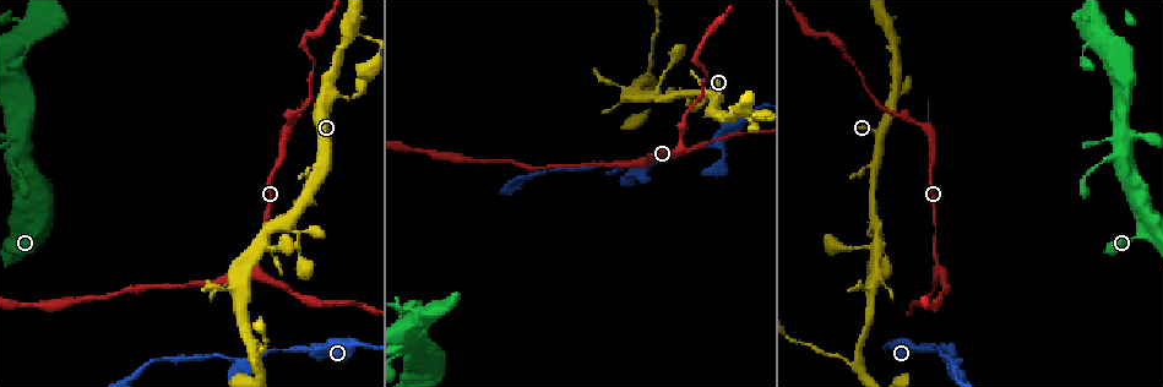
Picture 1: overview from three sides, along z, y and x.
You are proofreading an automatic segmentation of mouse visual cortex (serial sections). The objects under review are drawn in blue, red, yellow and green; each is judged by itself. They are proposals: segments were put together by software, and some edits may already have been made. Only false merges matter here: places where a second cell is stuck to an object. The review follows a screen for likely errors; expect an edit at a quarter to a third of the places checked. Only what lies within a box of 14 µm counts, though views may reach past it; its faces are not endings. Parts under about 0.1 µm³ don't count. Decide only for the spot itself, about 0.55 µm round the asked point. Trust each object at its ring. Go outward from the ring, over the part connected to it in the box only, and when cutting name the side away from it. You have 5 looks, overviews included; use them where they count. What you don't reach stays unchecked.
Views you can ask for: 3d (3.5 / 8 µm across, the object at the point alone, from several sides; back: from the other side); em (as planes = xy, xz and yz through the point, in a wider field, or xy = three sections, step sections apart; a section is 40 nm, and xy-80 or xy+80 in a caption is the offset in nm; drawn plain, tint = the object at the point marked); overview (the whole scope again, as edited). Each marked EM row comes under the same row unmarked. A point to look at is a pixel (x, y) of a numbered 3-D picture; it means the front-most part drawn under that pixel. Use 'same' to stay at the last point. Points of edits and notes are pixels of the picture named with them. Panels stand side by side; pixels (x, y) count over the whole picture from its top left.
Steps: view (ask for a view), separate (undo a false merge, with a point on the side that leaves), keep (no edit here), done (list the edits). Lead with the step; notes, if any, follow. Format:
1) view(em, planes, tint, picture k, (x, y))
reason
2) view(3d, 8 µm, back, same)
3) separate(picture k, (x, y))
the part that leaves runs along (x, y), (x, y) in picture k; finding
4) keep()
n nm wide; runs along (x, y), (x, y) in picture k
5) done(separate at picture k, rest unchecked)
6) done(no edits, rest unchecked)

view(3d, 3.5 µm, picture 1, (649, 158))
three-way junction

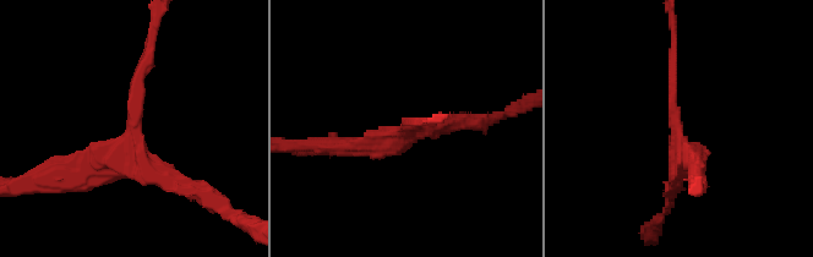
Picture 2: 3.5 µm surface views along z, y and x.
view(em, xy, step 3, tint, picture 2, (134, 135))
3 arms; arms of 150, 200, 250 nm

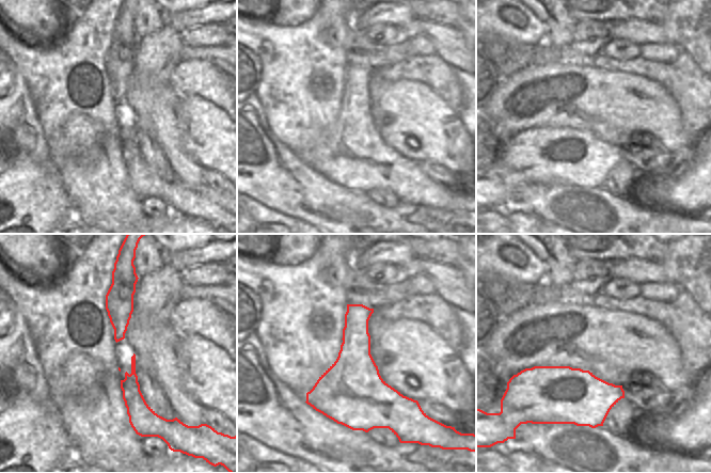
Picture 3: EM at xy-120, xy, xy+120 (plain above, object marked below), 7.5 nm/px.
keep()
runs along (151, 55), (132, 145), (72, 175) in picture 2; one cell here

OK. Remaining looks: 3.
view(3d, 8 µm, picture 1, (946, 361))
sudden change in width

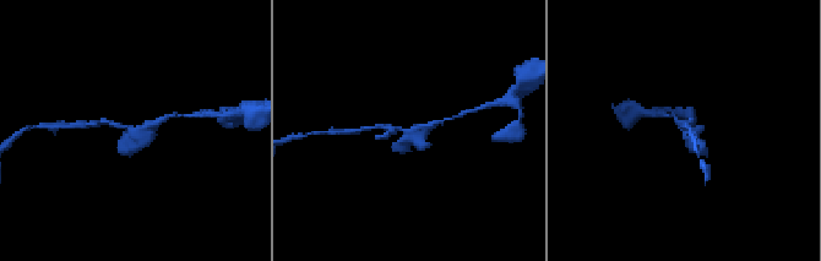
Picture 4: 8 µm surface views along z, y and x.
view(em, xy, step 5, tint, picture 4, (138, 131))
need the tissue

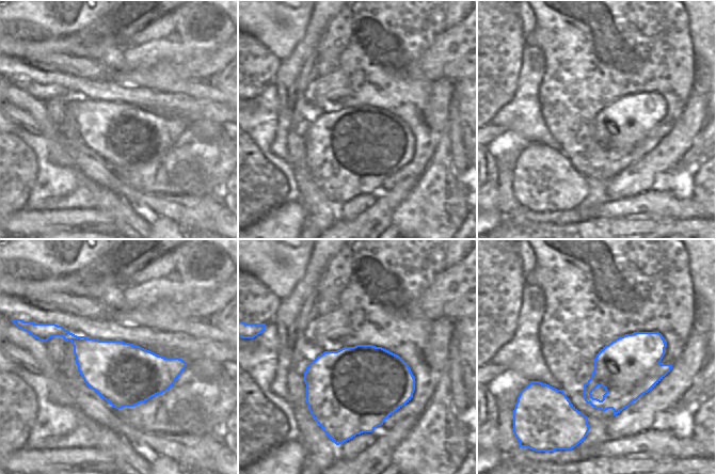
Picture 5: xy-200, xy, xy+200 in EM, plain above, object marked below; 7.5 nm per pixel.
keep()
runs along (168, 115), (140, 131), (125, 151) in picture 4; one cell here

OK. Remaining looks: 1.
done(no edits, rest unchecked)

